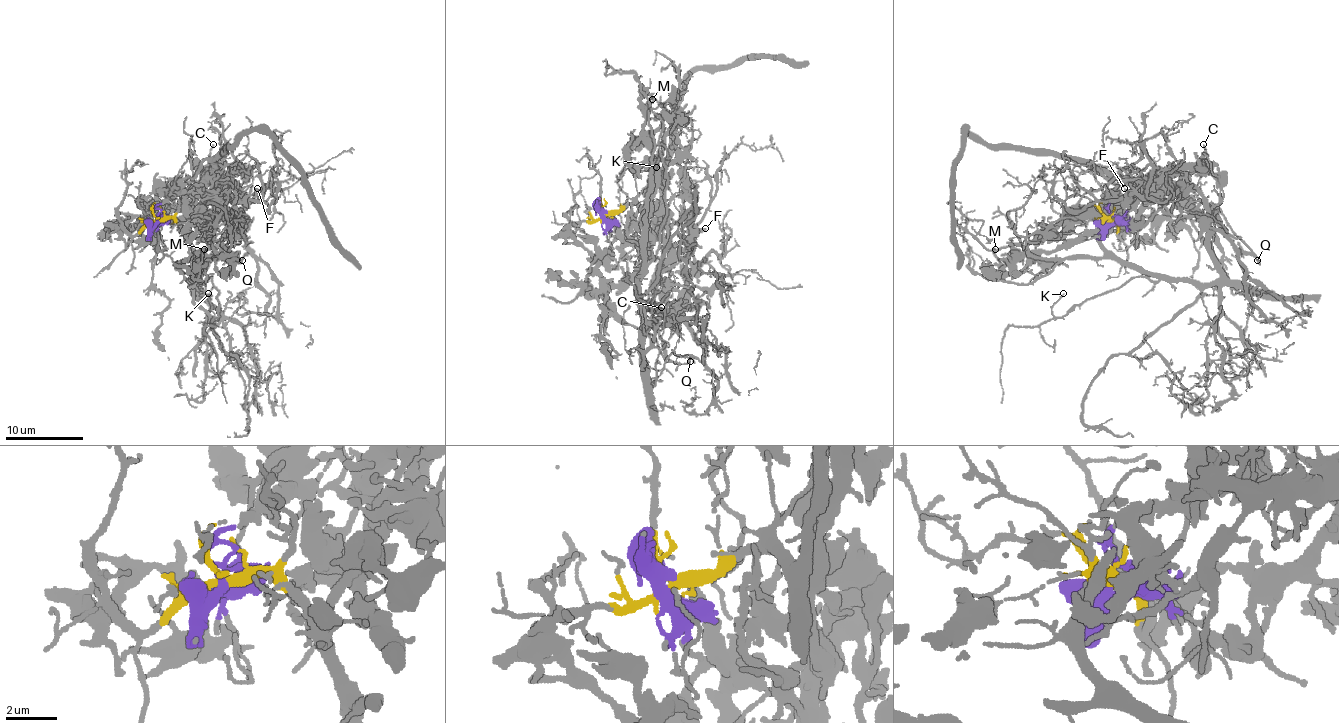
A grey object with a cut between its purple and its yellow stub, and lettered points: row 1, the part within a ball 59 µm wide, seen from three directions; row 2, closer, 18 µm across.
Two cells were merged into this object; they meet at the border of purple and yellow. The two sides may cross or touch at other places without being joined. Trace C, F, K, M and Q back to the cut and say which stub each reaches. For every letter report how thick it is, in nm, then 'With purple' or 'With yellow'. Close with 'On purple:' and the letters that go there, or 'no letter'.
C: Thickness 160 nm. With purple
F: Thickness 180 nm. With purple
K: Thickness 140 nm. With yellow
M: Thickness 240 nm. With purple
Q: Thickness 200 nm. With purple
On purple: C, F, M, Q

